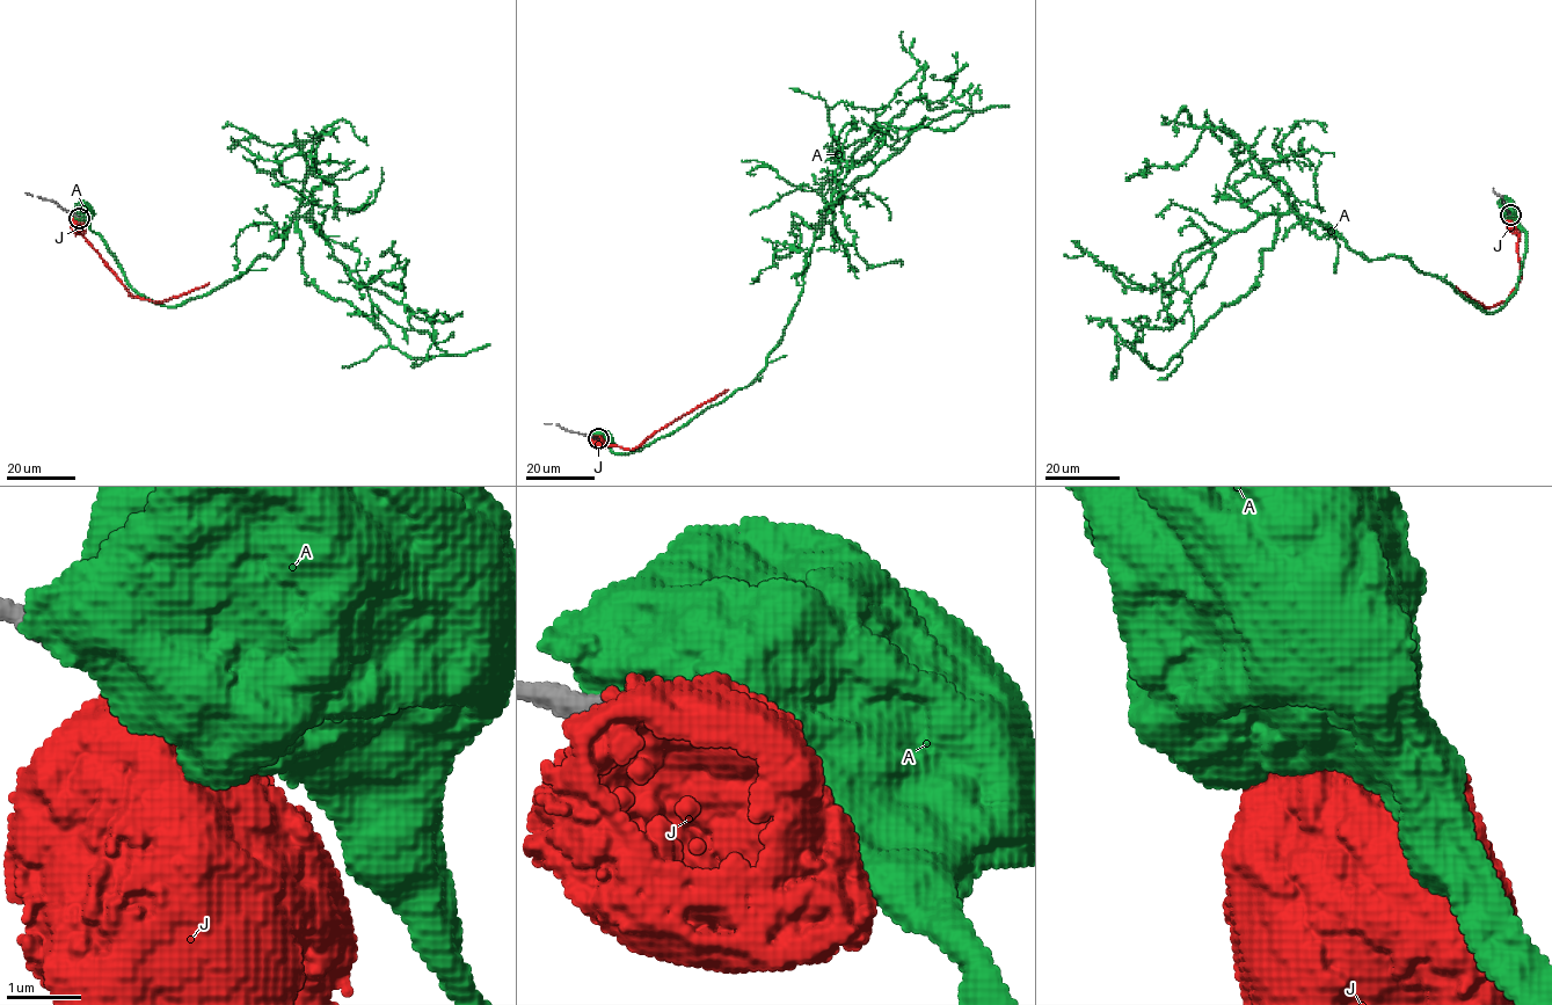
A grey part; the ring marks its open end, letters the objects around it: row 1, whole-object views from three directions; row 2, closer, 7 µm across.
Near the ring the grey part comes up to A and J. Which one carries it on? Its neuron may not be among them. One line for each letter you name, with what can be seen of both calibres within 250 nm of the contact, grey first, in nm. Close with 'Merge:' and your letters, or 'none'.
Merge: none

